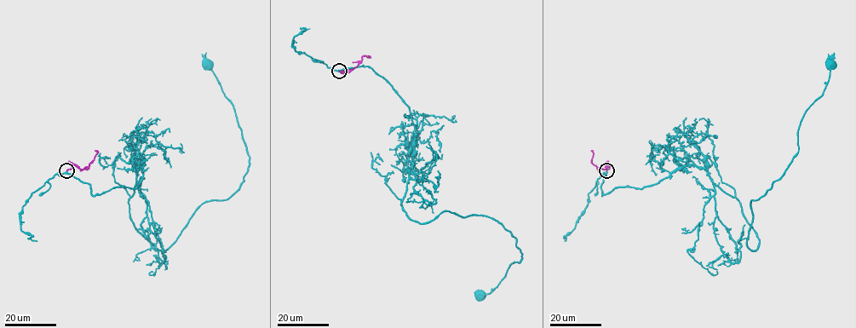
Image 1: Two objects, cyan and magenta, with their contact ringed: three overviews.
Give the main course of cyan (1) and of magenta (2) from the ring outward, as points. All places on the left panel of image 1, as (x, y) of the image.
1: (67, 170), (95, 196), (135, 189), (140, 165), (129, 217), (165, 250), (249, 164), (206, 65)
2: (67, 170), (75, 165), (80, 169), (87, 168), (97, 152), (94, 150)

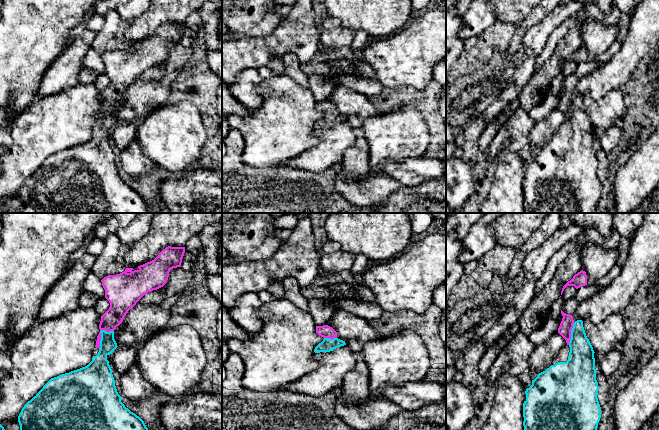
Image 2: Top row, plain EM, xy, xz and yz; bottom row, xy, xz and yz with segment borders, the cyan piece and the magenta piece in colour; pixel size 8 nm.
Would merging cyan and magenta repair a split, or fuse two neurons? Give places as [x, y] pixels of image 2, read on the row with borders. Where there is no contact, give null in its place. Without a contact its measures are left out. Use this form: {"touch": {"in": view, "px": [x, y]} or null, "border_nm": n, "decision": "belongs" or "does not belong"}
{"touch": {"in": "yz", "px": [571, 333]}, "border_nm": 190, "decision": "belongs"}

